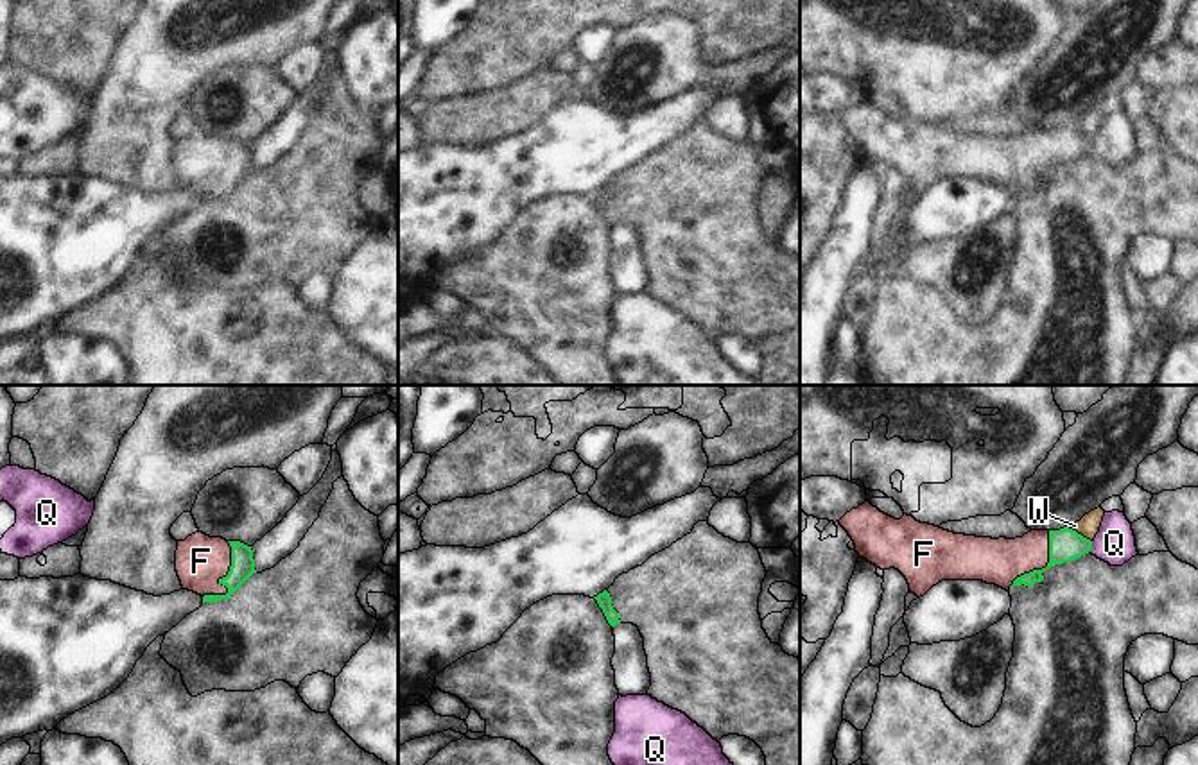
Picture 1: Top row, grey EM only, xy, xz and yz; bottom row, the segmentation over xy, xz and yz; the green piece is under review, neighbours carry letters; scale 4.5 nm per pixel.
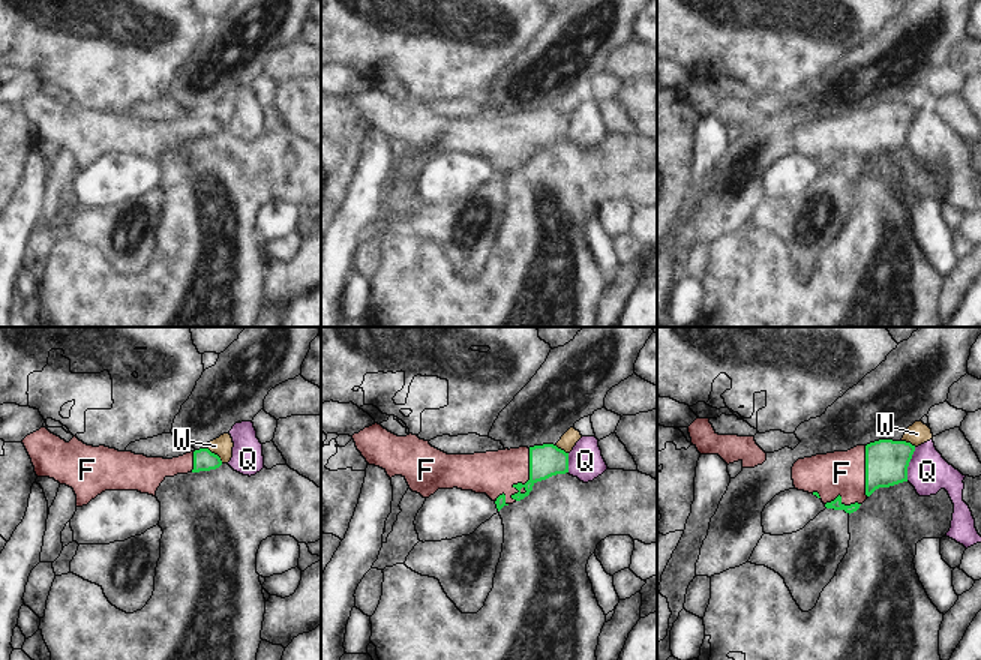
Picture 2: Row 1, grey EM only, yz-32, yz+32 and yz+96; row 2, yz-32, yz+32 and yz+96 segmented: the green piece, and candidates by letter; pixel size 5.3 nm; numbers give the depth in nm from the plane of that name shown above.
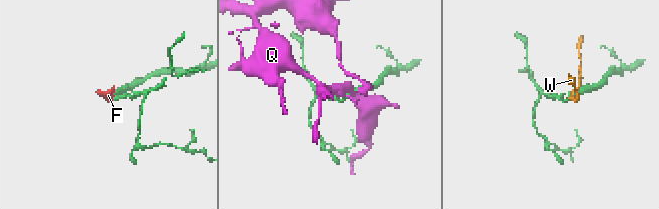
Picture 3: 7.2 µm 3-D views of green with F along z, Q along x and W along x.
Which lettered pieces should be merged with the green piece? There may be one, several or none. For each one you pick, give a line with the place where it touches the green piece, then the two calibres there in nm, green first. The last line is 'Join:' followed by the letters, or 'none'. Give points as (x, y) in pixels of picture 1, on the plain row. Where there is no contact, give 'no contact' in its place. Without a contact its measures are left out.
F: meets green in xy at (221, 178); 110 nm thick on the green side, 220 nm on the other
Join: F

